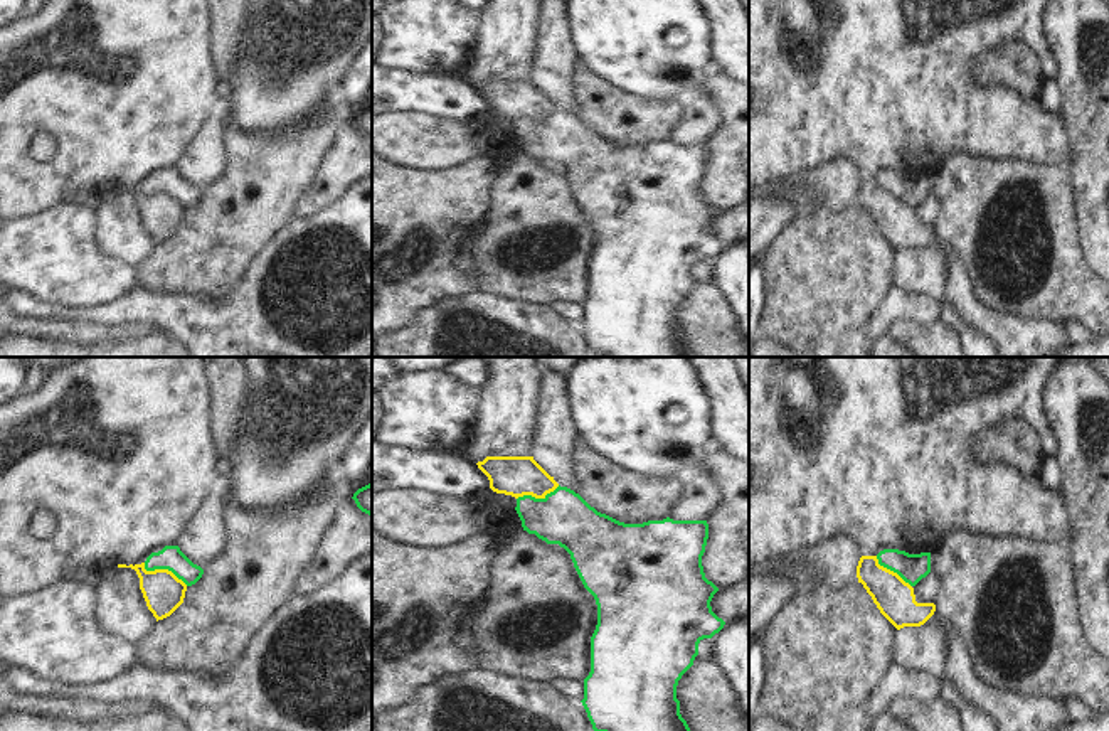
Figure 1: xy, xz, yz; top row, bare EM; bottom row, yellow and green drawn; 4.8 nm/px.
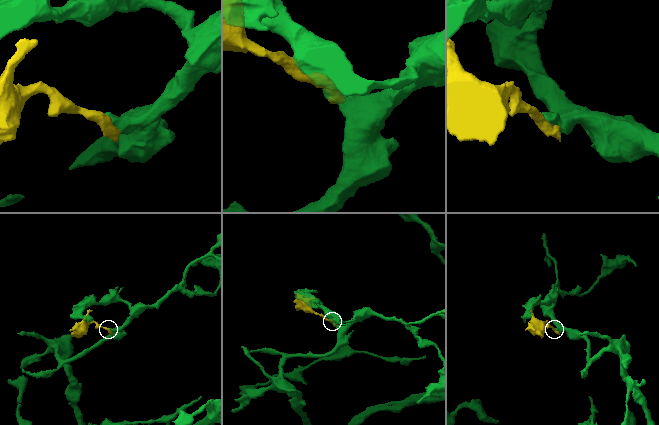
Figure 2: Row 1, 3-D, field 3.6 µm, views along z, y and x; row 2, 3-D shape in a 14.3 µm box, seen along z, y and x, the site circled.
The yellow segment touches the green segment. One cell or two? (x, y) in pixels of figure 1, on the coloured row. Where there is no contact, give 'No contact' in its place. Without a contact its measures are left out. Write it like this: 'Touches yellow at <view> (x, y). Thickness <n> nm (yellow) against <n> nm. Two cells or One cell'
Touches yellow at xy (164, 570). Thickness 190 nm (yellow) against 120 nm. Two cells.

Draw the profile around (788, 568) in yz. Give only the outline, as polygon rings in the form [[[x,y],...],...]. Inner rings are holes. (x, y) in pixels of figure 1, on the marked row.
[[[771,556],[749,564],[749,569],[752,576],[804,583],[809,593],[831,595],[838,591],[838,588],[828,584],[823,571],[816,571],[799,556]]]

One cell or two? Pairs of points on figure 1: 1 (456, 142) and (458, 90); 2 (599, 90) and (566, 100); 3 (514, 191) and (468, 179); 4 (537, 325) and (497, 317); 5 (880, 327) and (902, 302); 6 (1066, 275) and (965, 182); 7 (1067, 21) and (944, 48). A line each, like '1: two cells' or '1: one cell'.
1: two cells
2: two cells
3: two cells
4: one cell
5: one cell
6: one cell
7: two cells

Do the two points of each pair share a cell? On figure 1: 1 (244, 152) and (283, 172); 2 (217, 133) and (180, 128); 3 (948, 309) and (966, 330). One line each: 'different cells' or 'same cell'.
1: same cell
2: different cells
3: same cell

